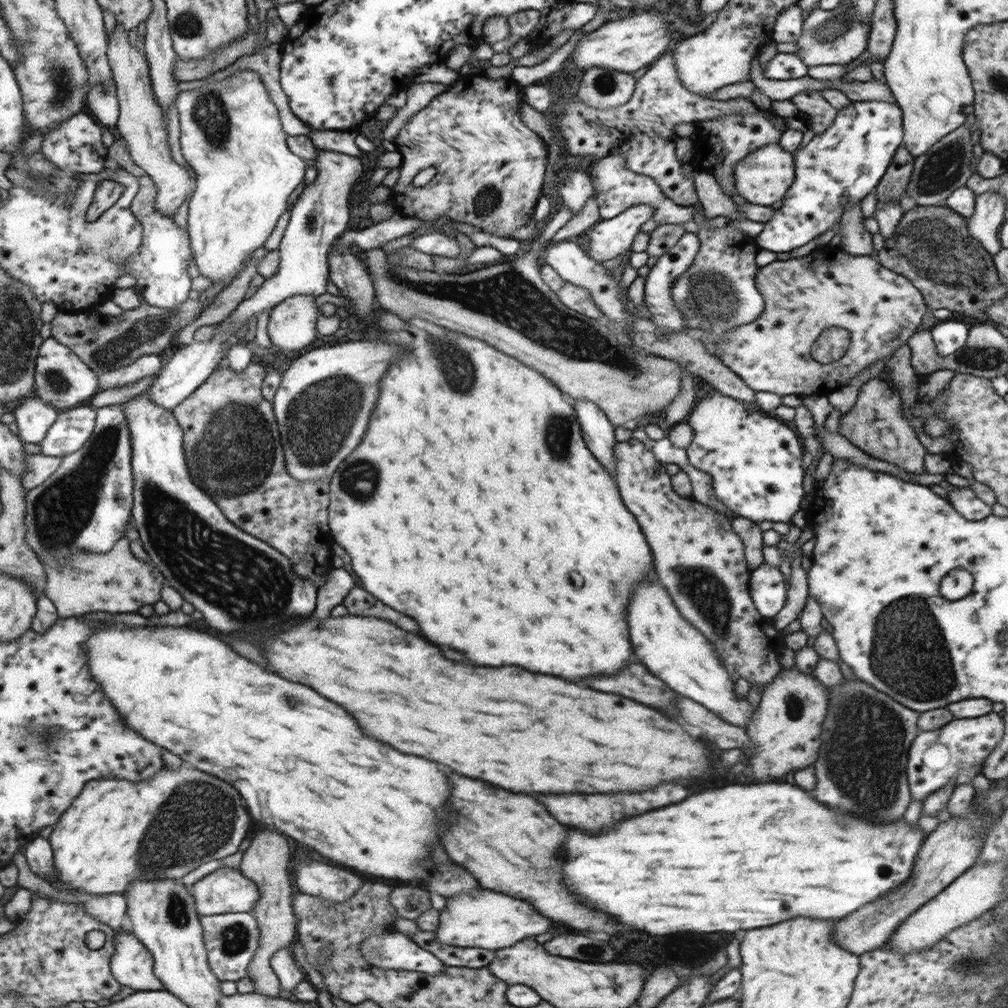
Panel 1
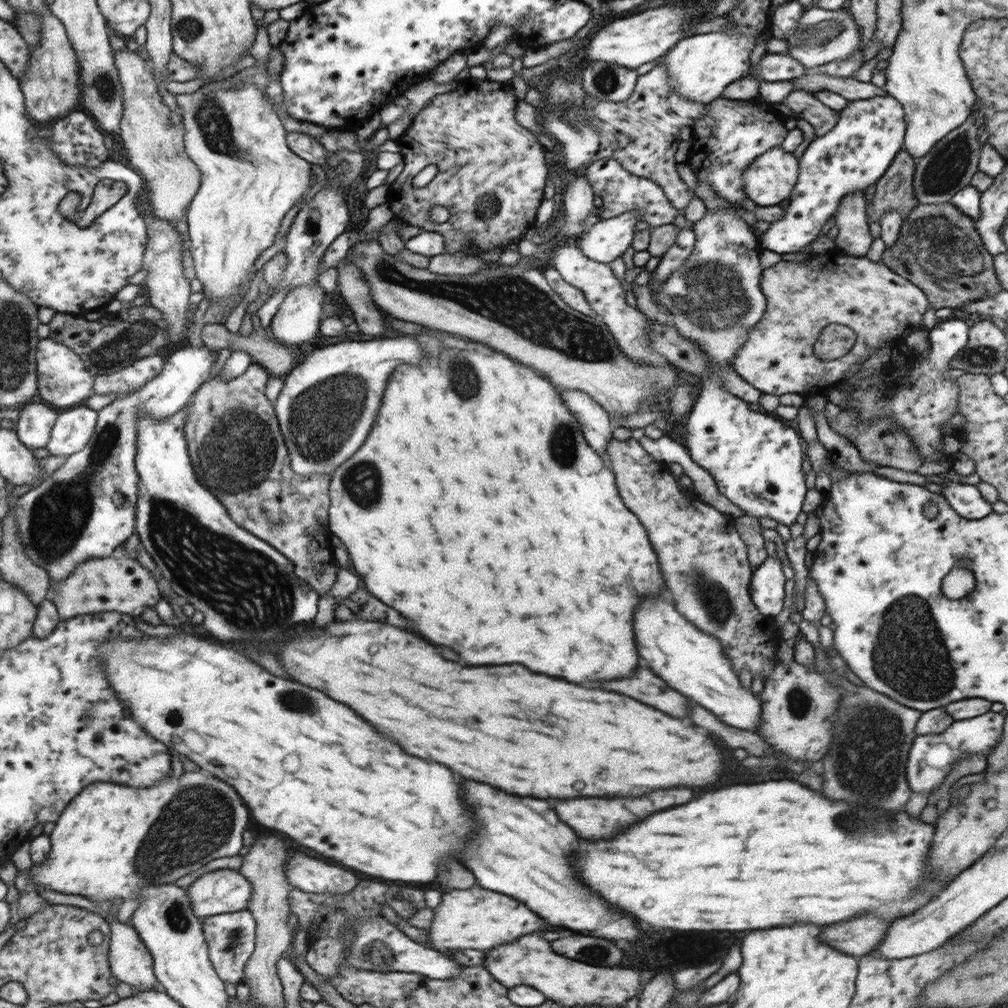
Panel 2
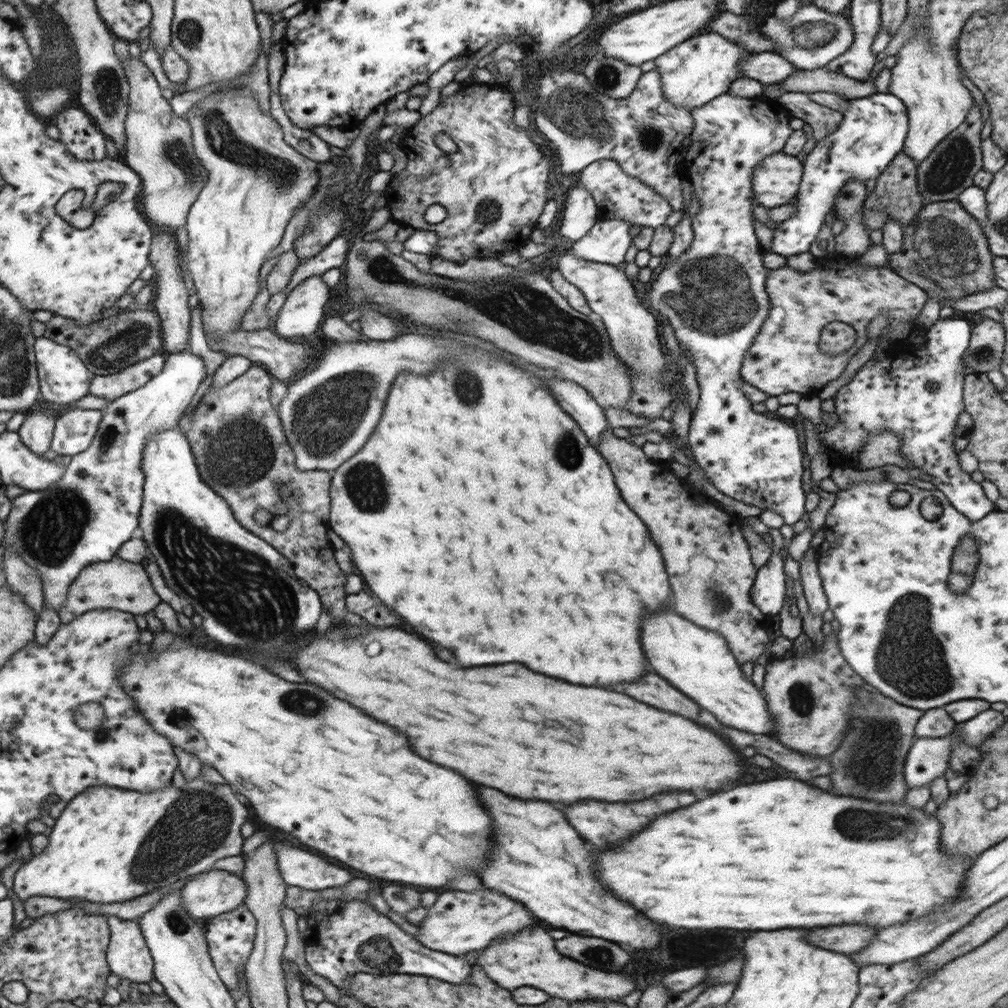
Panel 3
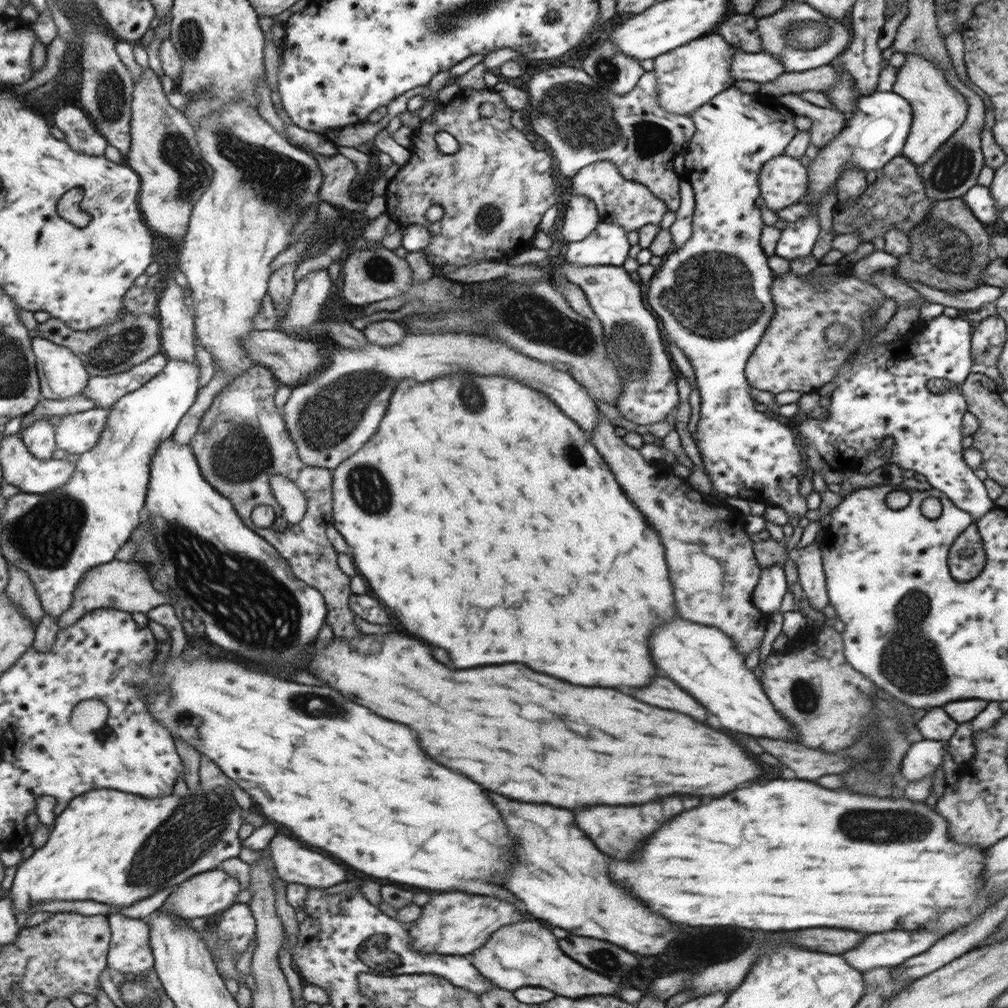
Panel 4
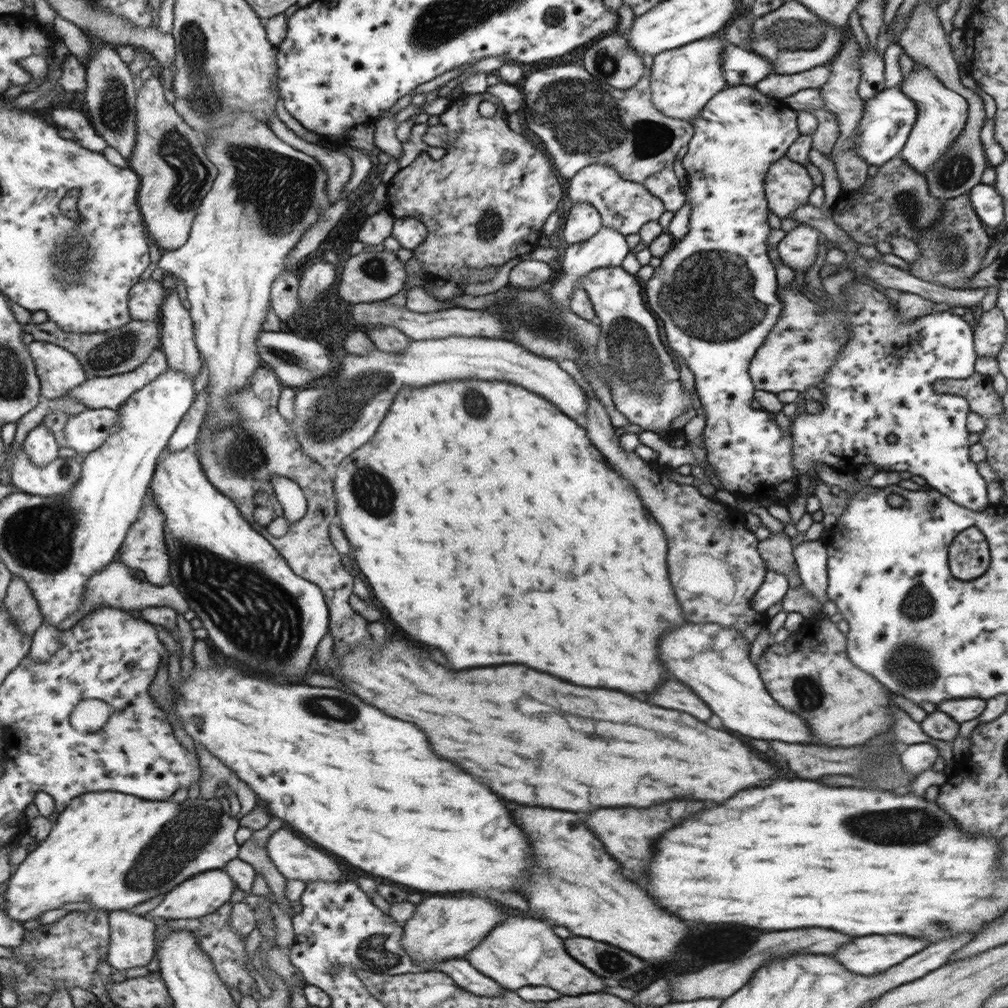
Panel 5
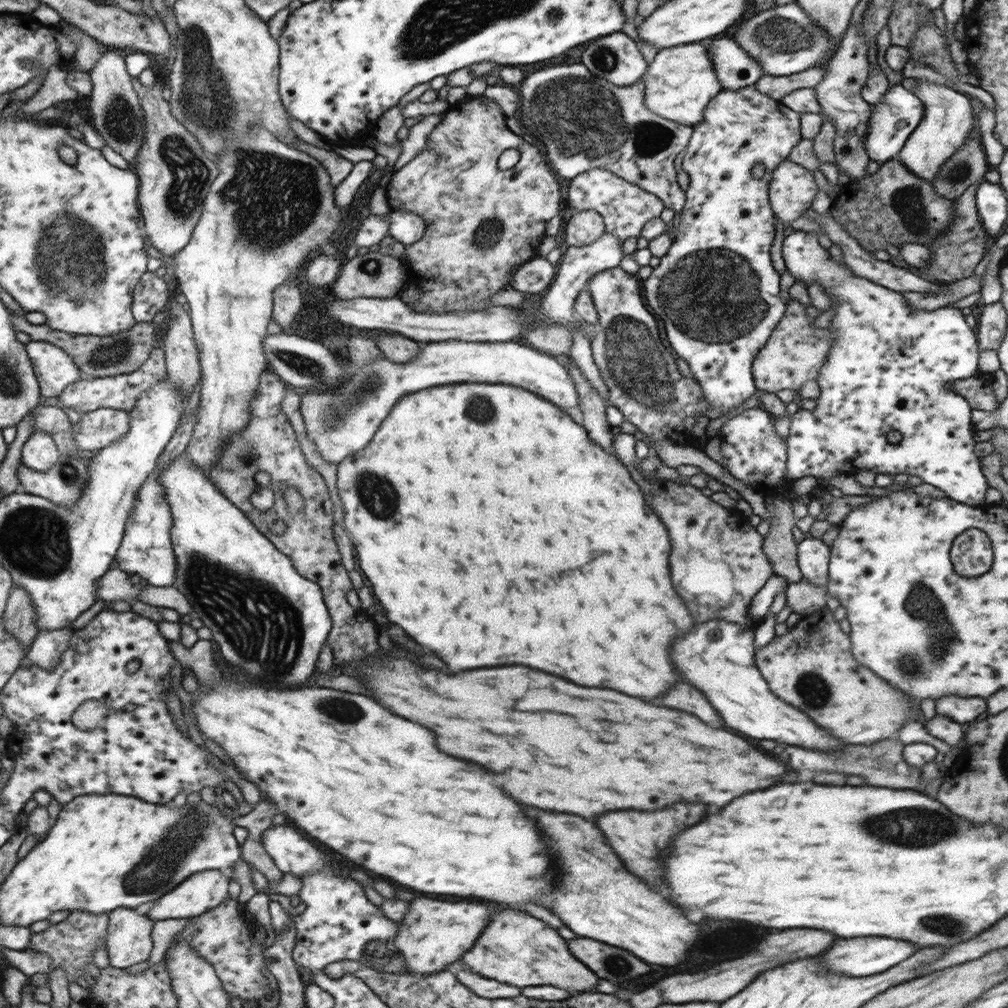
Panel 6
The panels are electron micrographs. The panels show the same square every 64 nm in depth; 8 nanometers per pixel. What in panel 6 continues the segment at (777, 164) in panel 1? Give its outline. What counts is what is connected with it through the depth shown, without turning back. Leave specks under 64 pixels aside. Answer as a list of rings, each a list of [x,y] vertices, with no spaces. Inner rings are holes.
[[[786,159],[774,169],[767,191],[775,216],[790,223],[812,206],[817,190],[812,171]]]

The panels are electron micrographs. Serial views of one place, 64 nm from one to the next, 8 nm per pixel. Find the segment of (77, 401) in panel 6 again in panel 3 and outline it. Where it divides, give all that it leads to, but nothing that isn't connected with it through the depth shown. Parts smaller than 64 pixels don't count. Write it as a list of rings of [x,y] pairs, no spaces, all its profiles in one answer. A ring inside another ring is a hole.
[[[155,355],[133,366],[128,366],[116,374],[92,376],[89,394],[112,402],[114,399],[143,387],[160,371],[163,371],[166,362],[164,355]]]

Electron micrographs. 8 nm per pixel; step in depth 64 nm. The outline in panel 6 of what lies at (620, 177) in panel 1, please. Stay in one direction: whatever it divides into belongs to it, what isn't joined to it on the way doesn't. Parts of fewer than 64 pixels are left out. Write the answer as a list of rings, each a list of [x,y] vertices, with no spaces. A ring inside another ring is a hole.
[[[603,168],[588,169],[572,179],[570,188],[568,188],[568,204],[570,204],[574,211],[595,210],[603,218],[605,231],[617,236],[617,239],[620,239],[621,243],[630,237],[640,237],[642,227],[649,220],[659,217],[665,208],[660,198],[654,196],[651,192],[646,192],[646,190],[640,188],[637,184],[629,183],[608,169]]]

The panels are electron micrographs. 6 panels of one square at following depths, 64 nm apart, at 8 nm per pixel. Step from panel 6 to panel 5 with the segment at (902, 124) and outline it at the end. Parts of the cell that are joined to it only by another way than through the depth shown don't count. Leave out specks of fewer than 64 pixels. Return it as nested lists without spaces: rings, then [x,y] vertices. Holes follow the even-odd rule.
[[[900,86],[878,92],[874,98],[864,100],[864,112],[855,130],[855,151],[868,166],[880,167],[896,158],[904,148],[917,117],[916,103],[906,97]]]

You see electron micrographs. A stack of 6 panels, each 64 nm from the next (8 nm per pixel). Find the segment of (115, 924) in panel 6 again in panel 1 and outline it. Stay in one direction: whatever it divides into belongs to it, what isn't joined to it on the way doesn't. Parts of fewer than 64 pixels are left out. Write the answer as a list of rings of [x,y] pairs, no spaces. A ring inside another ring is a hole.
[[[130,929],[116,931],[115,954],[111,959],[111,973],[121,985],[130,986],[135,991],[162,990],[162,981],[154,976],[152,953]]]

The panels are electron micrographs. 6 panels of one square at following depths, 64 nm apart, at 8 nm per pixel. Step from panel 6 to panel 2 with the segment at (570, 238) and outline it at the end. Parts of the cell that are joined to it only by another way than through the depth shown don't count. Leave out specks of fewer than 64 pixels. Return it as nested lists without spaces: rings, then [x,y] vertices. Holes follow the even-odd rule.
[[[580,176],[572,180],[563,194],[564,212],[566,214],[566,223],[560,229],[564,236],[577,238],[584,232],[582,222],[592,208],[595,199],[592,187],[585,176]]]

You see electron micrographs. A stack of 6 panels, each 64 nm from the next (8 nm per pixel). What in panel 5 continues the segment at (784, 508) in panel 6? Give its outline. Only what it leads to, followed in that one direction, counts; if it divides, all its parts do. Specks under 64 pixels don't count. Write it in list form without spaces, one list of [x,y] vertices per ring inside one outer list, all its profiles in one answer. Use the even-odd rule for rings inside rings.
[[[781,531],[772,534],[758,543],[757,549],[768,571],[785,574],[788,579],[788,587],[798,588],[802,585],[802,579],[798,573],[793,557],[791,538]]]

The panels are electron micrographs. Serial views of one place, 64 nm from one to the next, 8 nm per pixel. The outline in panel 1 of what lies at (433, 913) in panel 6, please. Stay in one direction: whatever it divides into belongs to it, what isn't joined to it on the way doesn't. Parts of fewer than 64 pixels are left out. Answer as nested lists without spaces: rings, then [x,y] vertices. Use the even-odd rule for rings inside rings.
[[[478,890],[474,894],[460,894],[454,900],[448,900],[446,908],[440,912],[439,929],[436,934],[442,944],[460,946],[460,948],[486,948],[498,950],[514,946],[516,942],[546,934],[552,930],[552,920],[542,916],[524,900],[514,900],[490,890]]]

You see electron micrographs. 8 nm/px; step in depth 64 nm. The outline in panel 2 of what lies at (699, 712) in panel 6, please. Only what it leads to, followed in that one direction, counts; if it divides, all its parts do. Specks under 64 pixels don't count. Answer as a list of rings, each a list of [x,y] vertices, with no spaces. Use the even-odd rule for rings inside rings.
[[[638,668],[630,678],[624,680],[612,680],[612,682],[600,682],[600,688],[610,692],[620,692],[624,696],[630,696],[642,704],[648,704],[656,710],[662,710],[670,716],[682,718],[688,714],[688,700],[680,696],[680,692],[668,688],[664,680],[654,676],[648,668]]]

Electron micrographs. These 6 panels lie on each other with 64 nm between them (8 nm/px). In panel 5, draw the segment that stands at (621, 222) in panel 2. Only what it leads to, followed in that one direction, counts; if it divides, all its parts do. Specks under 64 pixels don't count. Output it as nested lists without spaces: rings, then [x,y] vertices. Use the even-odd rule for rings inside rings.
[[[604,225],[601,226],[601,229],[591,239],[578,244],[568,245],[562,260],[564,275],[549,289],[554,306],[558,310],[568,310],[570,308],[570,300],[572,300],[572,292],[574,292],[573,288],[580,286],[579,280],[582,275],[588,274],[588,272],[595,268],[620,266],[629,251],[625,236],[621,235],[615,228]]]

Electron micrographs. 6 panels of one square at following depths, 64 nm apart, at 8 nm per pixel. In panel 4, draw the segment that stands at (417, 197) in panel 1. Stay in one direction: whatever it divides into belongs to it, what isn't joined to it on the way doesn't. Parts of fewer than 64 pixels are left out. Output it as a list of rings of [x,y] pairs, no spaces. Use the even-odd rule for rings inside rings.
[[[486,88],[484,90],[461,90],[461,92],[456,94],[452,100],[446,104],[444,103],[440,111],[434,112],[430,118],[422,121],[421,126],[412,132],[410,140],[413,153],[409,156],[407,163],[401,167],[391,179],[389,179],[385,192],[387,204],[385,212],[398,224],[419,224],[420,226],[426,227],[432,233],[433,237],[431,243],[427,248],[422,250],[422,252],[427,256],[427,260],[432,264],[433,268],[435,268],[436,265],[461,267],[472,265],[474,261],[506,261],[509,258],[515,257],[521,252],[533,247],[534,235],[538,231],[538,225],[540,224],[543,214],[548,208],[550,208],[550,206],[556,204],[557,198],[556,192],[554,192],[556,182],[552,180],[552,172],[550,172],[550,168],[552,168],[552,156],[548,156],[549,153],[546,151],[539,151],[536,145],[532,146],[532,142],[530,142],[520,130],[516,130],[516,128],[512,126],[510,123],[511,116],[512,110],[506,106],[504,98],[502,98],[498,92],[494,92],[491,88]],[[484,102],[494,104],[494,114],[490,117],[484,117],[480,114],[480,106],[482,106]],[[441,130],[448,132],[448,134],[452,134],[452,136],[458,141],[459,150],[456,151],[456,153],[444,154],[442,151],[439,151],[438,145],[436,145],[436,141],[434,141],[434,135]],[[434,204],[441,206],[442,210],[444,210],[444,214],[439,221],[430,222],[424,215],[426,210],[428,210],[430,206],[434,206]]]

